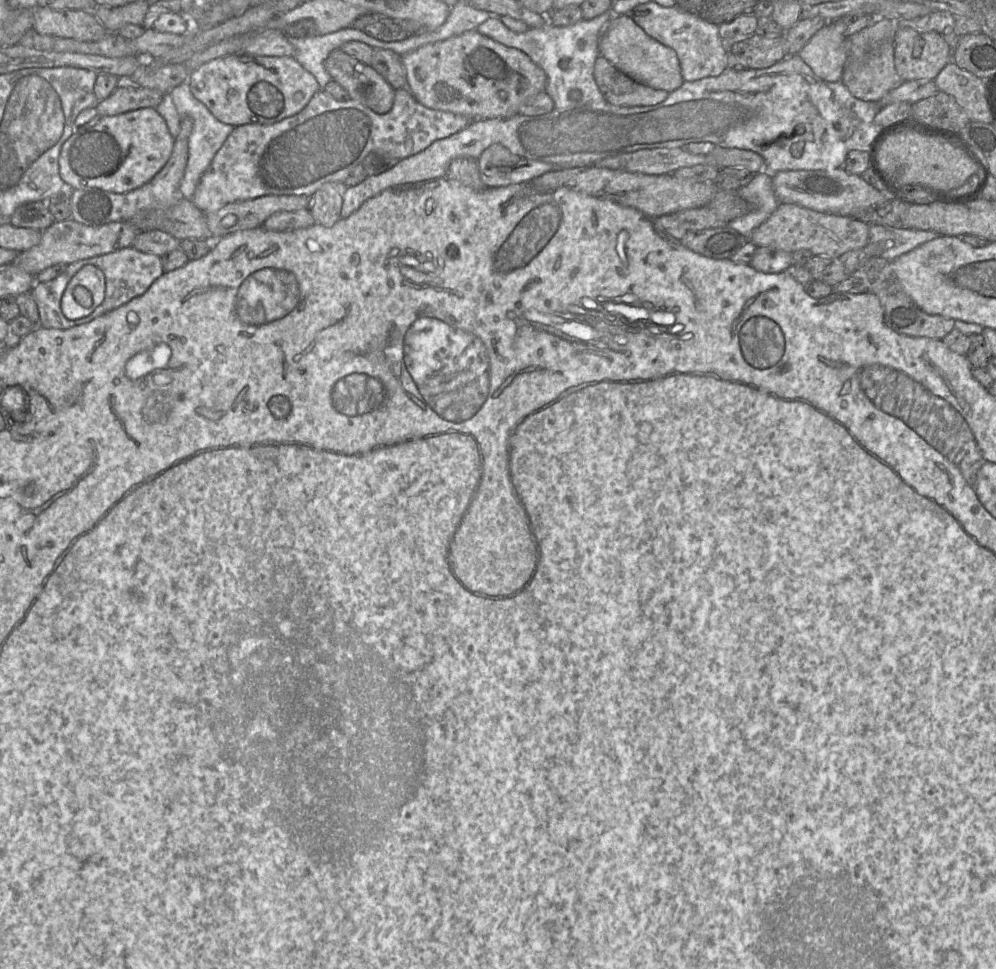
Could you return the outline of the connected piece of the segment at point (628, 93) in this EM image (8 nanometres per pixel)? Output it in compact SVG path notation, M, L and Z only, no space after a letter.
M601 55L595 61L594 79L605 99L616 106L652 106L661 103L669 95L665 90L633 80Z

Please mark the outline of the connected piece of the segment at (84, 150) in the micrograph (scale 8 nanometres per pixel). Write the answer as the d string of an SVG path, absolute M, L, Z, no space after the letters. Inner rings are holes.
M142 108L111 117L95 116L77 128L61 147L59 175L72 189L93 188L127 193L151 181L170 159L175 138L155 108Z

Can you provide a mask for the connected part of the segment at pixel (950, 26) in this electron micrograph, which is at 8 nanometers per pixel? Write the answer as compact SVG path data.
M931 12L914 20L899 20L896 24L896 31L897 28L909 27L921 33L939 33L947 41L954 55L954 50L960 38L954 34L955 21L956 17L949 12Z

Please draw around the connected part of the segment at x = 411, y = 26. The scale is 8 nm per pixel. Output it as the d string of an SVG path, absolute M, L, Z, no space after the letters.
M375 13L358 17L349 28L360 30L383 42L402 41L423 34L418 22L391 19Z

